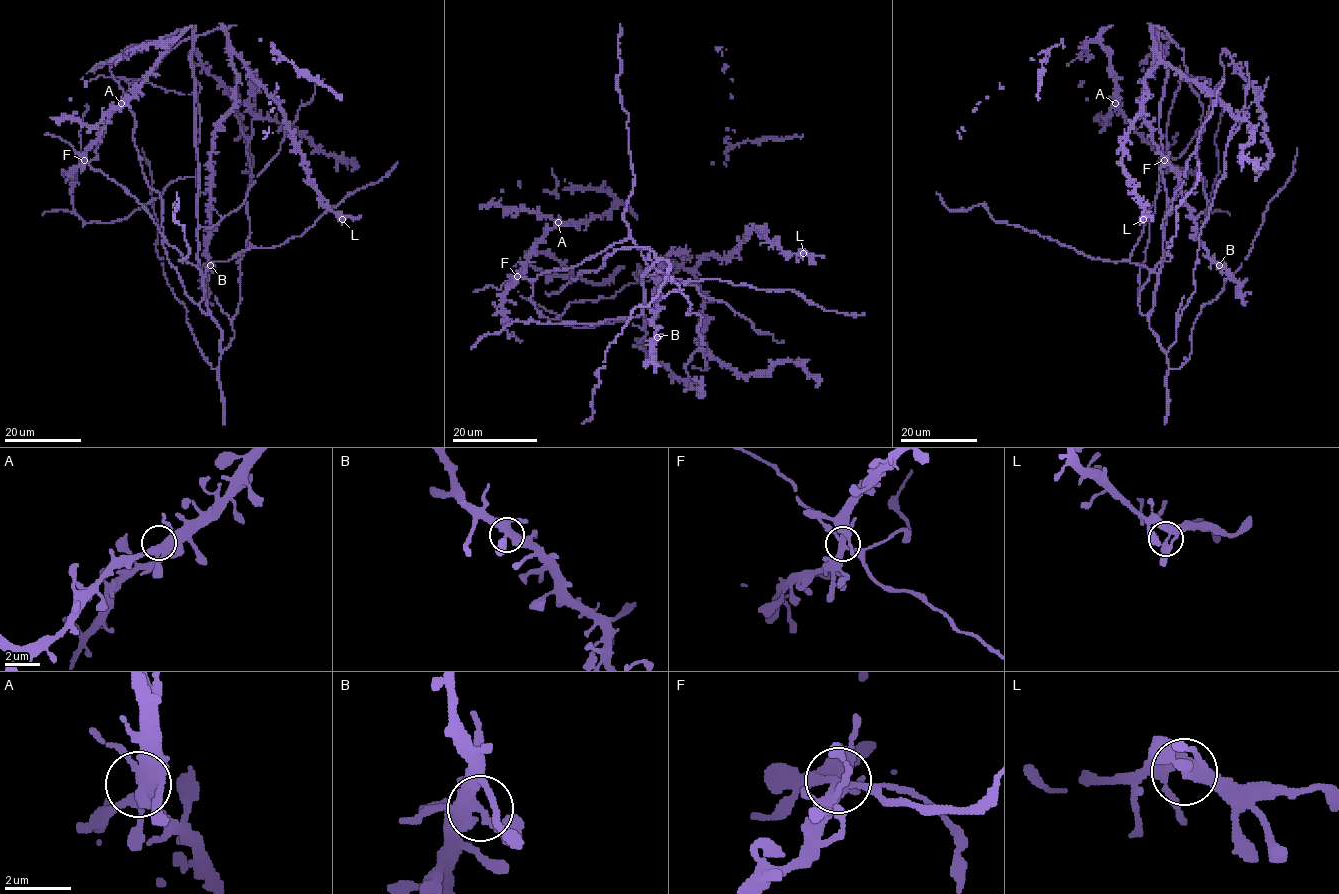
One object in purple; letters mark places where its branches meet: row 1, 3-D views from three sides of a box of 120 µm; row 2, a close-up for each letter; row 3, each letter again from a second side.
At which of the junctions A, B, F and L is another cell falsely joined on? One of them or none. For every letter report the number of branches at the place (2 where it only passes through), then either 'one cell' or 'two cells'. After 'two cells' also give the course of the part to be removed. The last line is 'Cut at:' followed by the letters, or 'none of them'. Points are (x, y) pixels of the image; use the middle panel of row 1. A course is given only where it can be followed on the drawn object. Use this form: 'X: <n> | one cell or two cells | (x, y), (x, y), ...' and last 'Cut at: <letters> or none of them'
A: 5 | one cell
B: 5 | one cell
F: 5 | one cell
L: 4 | one cell
Cut at: none of them

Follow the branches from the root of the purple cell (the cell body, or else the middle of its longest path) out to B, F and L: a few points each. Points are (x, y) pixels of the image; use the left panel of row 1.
B: (240, 298), (254, 115), (252, 73), (232, 51), (234, 107), (218, 124), (211, 155), (210, 265)
F: (240, 298), (234, 337), (221, 351), (199, 269), (124, 188), (84, 160)
L: (240, 298), (254, 119), (252, 73), (244, 62), (283, 113), (309, 181), (342, 219)

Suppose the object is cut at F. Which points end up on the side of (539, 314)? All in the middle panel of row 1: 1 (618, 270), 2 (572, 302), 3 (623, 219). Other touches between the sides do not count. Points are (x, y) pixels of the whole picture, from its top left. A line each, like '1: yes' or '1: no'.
1: no
2: yes
3: yes

